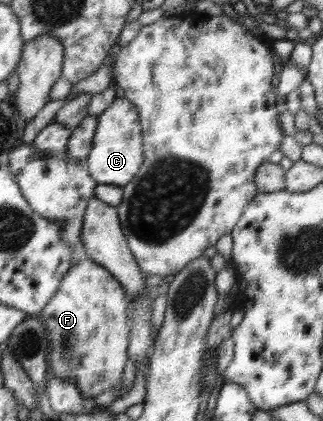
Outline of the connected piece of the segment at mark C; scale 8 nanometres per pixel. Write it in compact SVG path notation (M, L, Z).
M125 97L115 98L112 105L97 117L97 128L94 133L92 151L83 161L90 176L97 183L123 187L140 170L142 165L143 138L138 110Z

